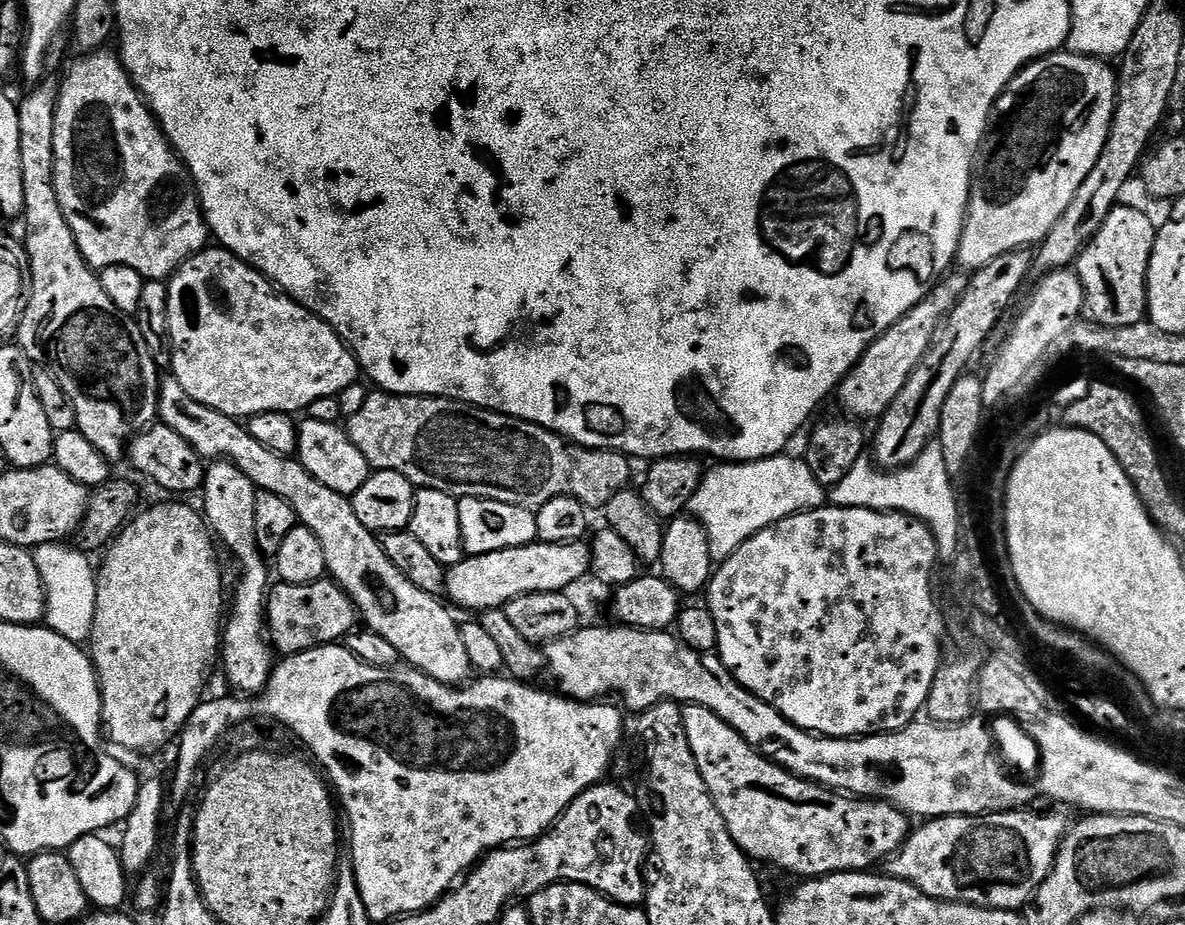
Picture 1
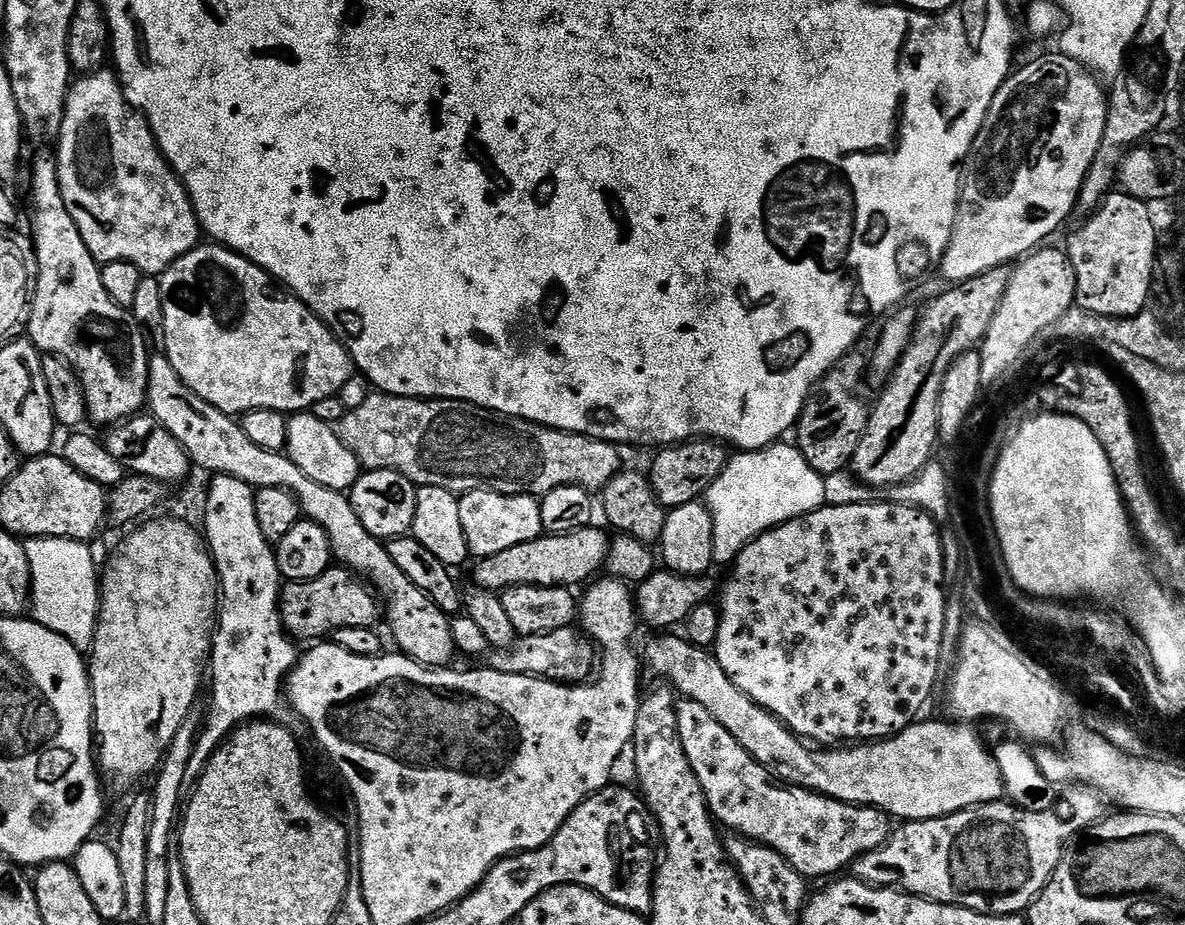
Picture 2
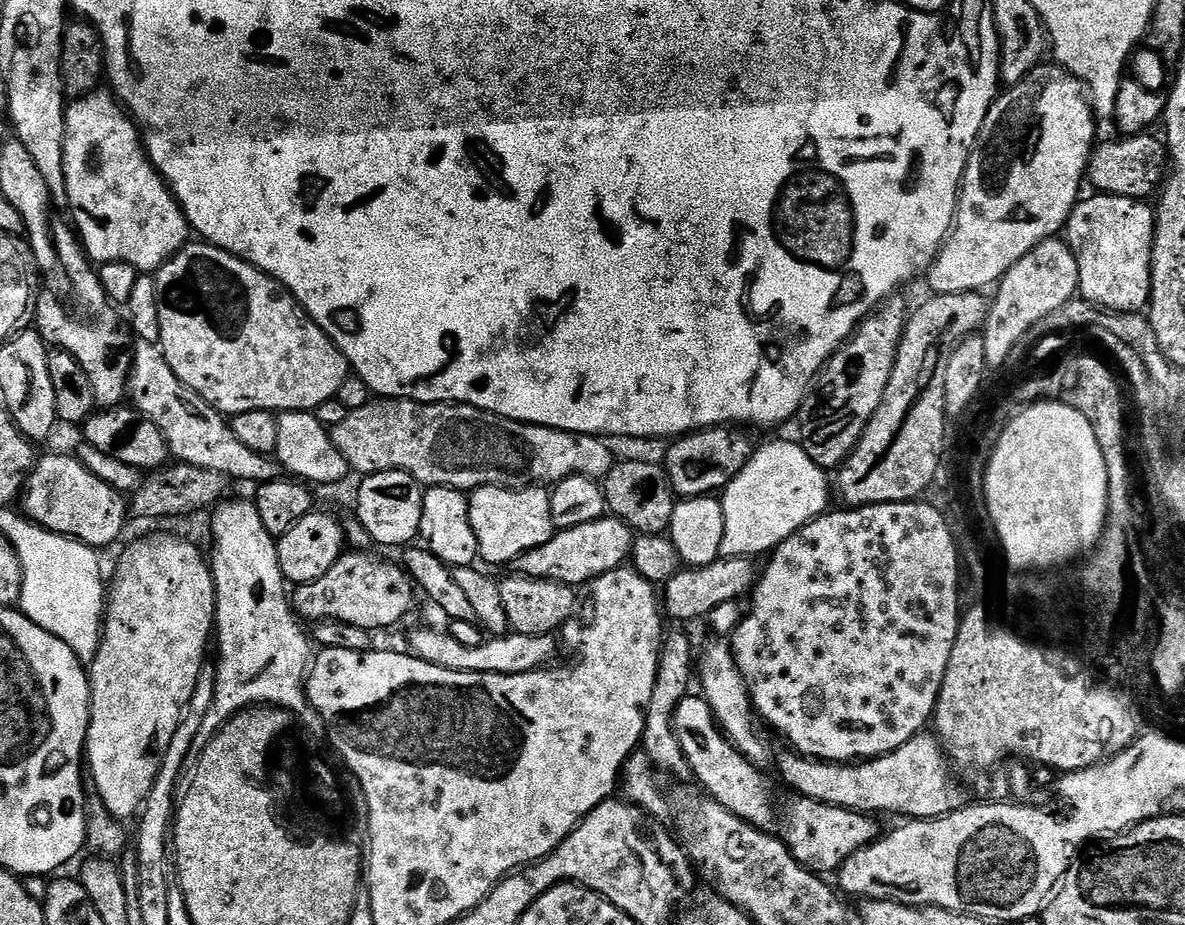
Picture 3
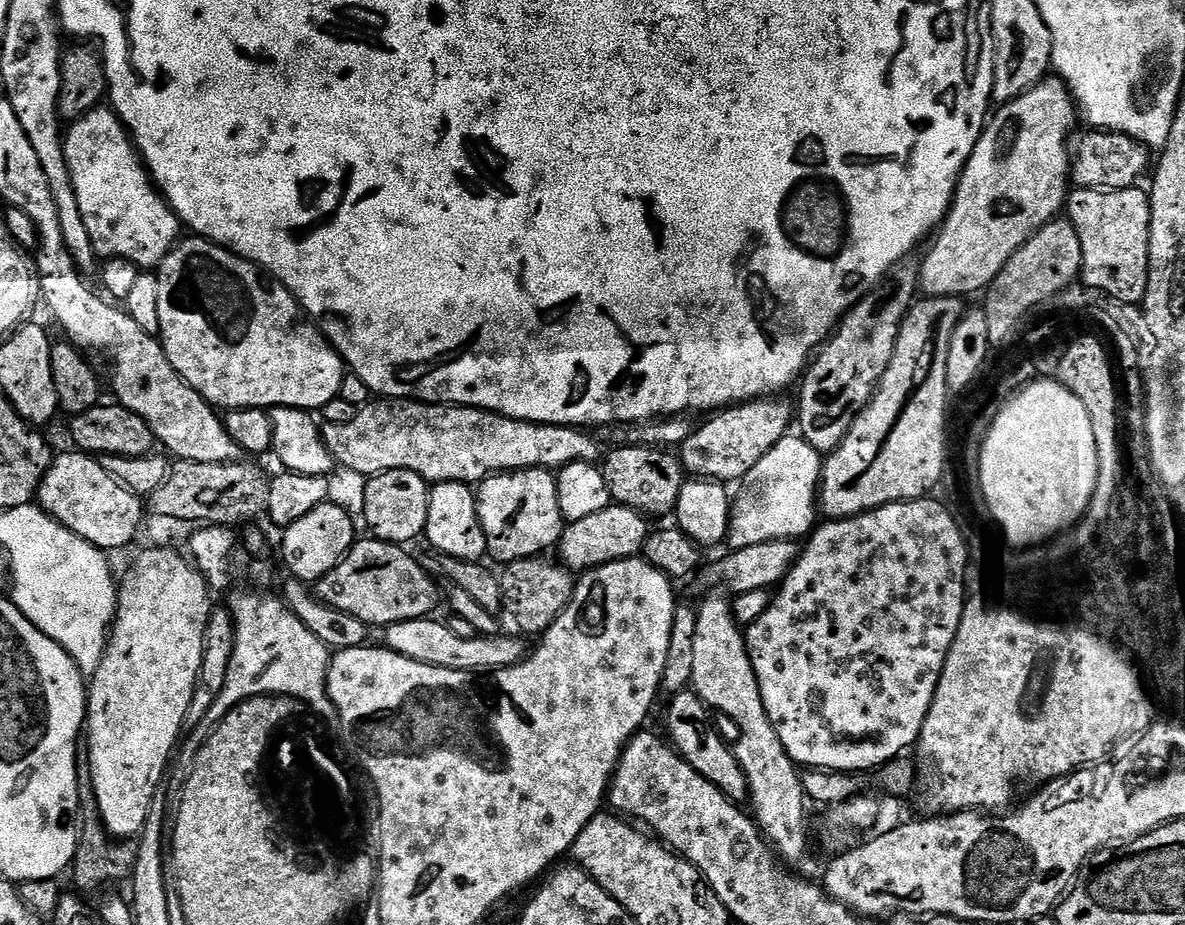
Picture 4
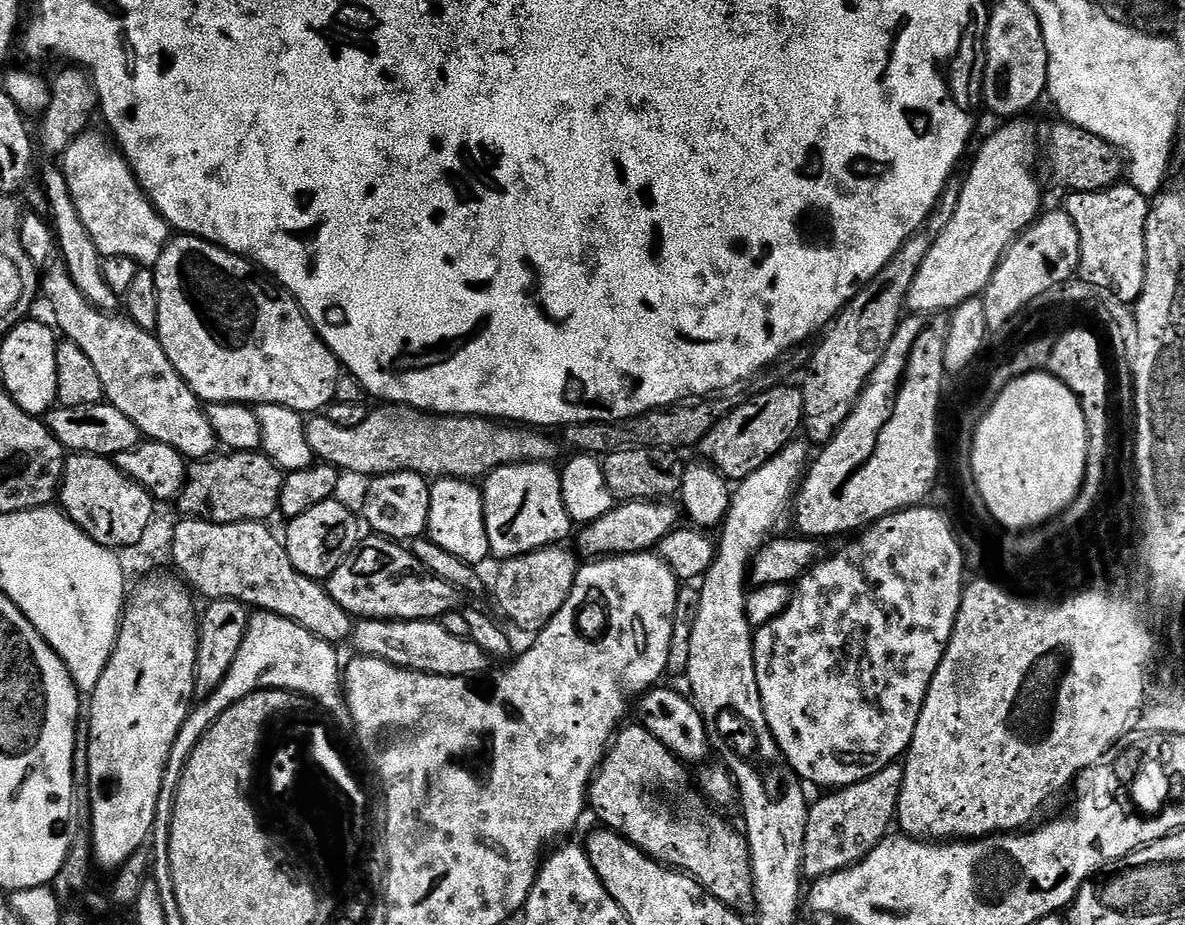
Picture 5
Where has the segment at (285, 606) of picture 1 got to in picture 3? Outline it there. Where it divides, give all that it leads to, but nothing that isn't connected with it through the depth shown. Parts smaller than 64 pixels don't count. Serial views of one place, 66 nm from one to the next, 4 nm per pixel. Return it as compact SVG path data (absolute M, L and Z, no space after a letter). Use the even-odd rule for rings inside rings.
M352 550L341 555L334 566L322 578L309 584L297 584L290 596L290 603L299 619L307 622L335 622L349 624L359 628L377 630L376 628L392 628L412 608L412 592L414 585L411 576L404 571L399 563L391 564L388 560L379 560L376 556L368 556L367 551Z

